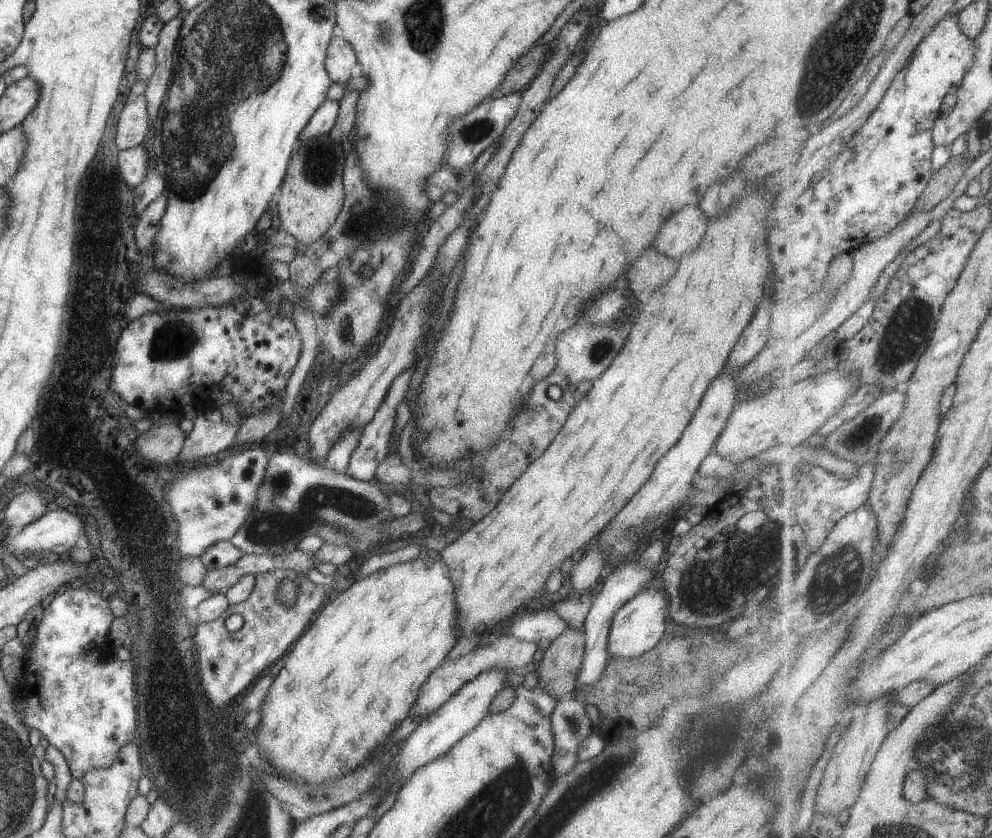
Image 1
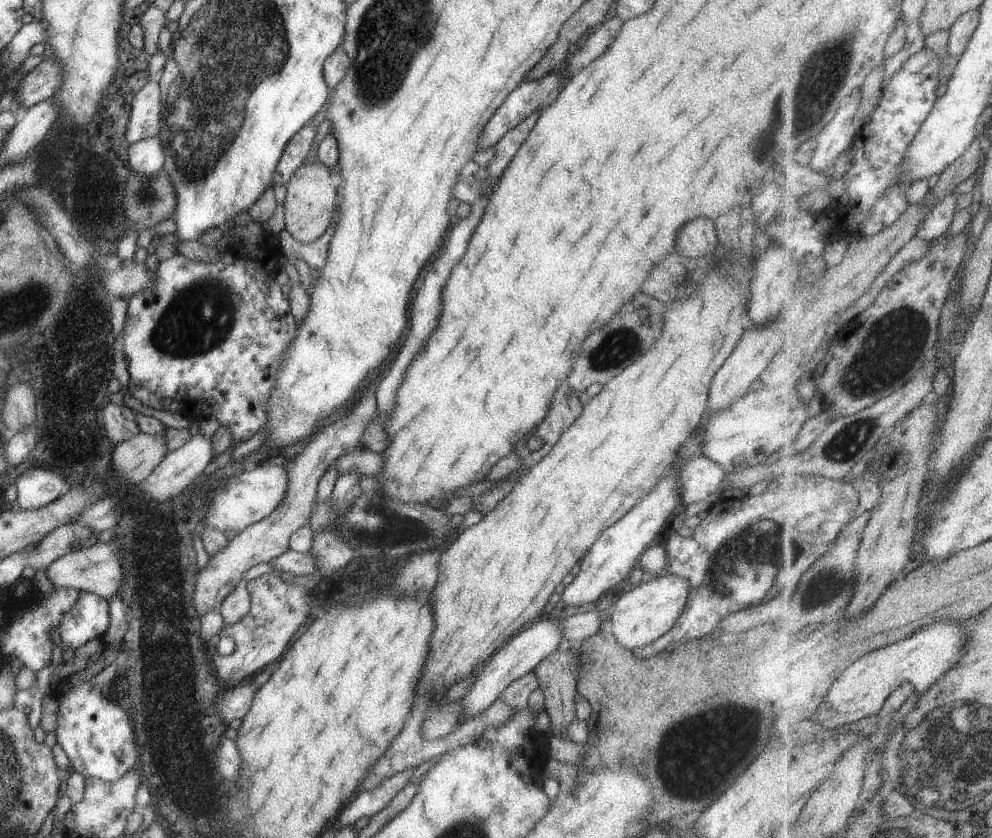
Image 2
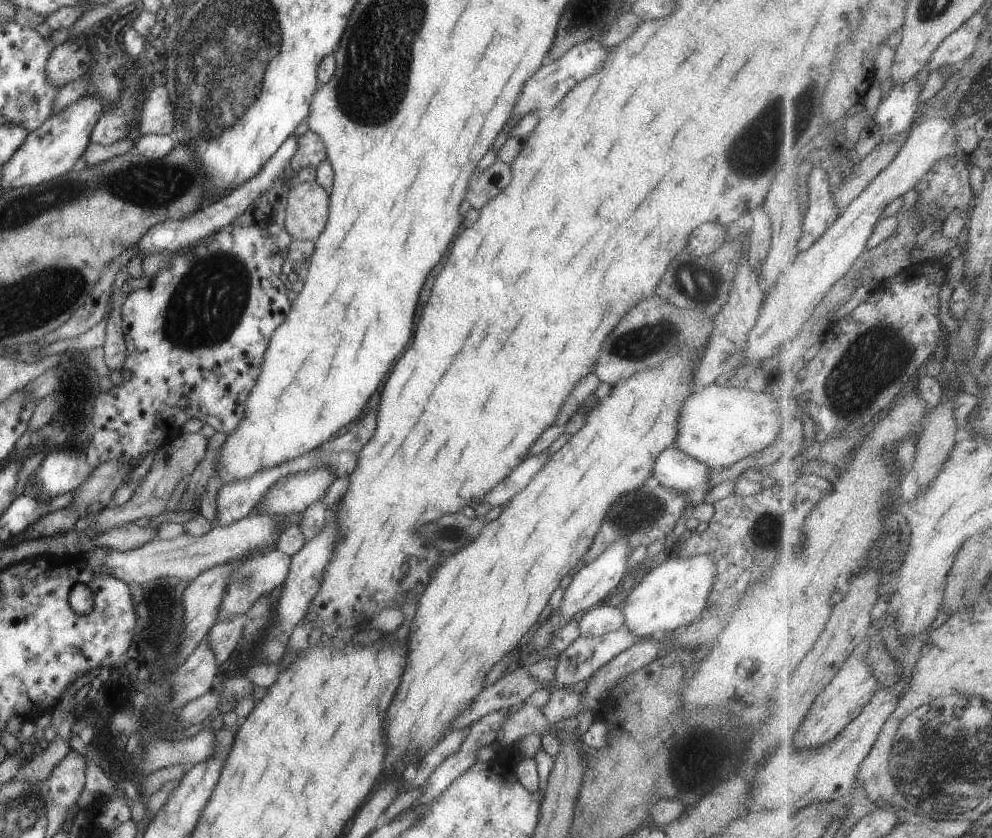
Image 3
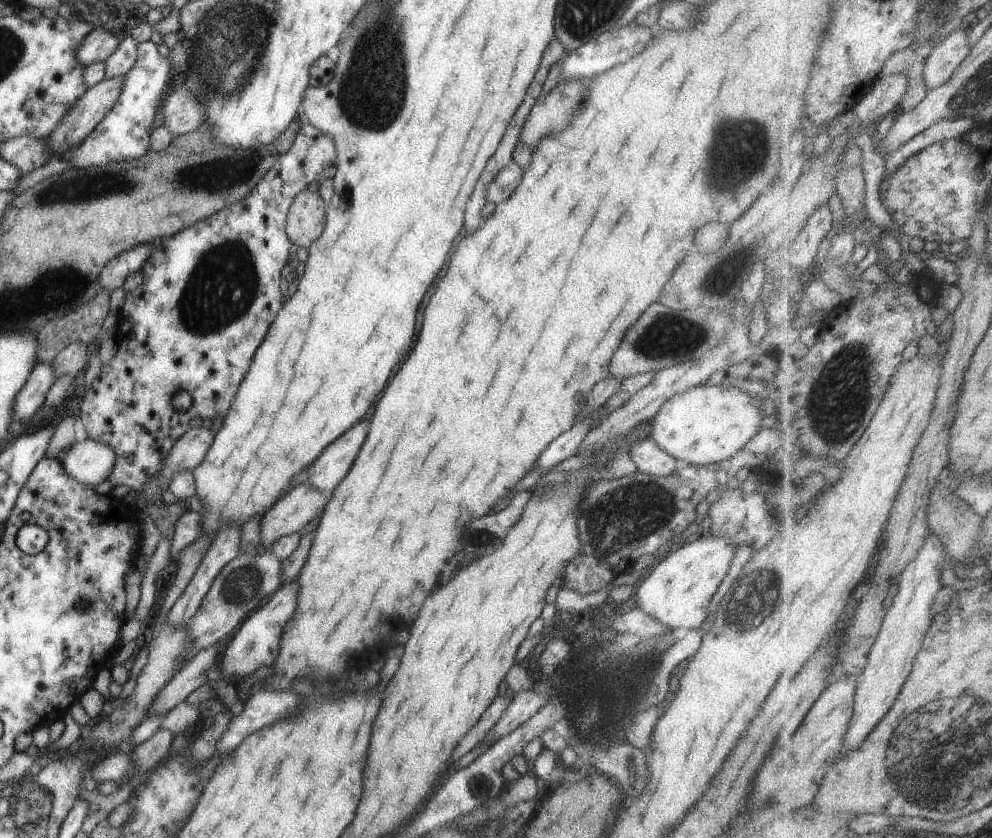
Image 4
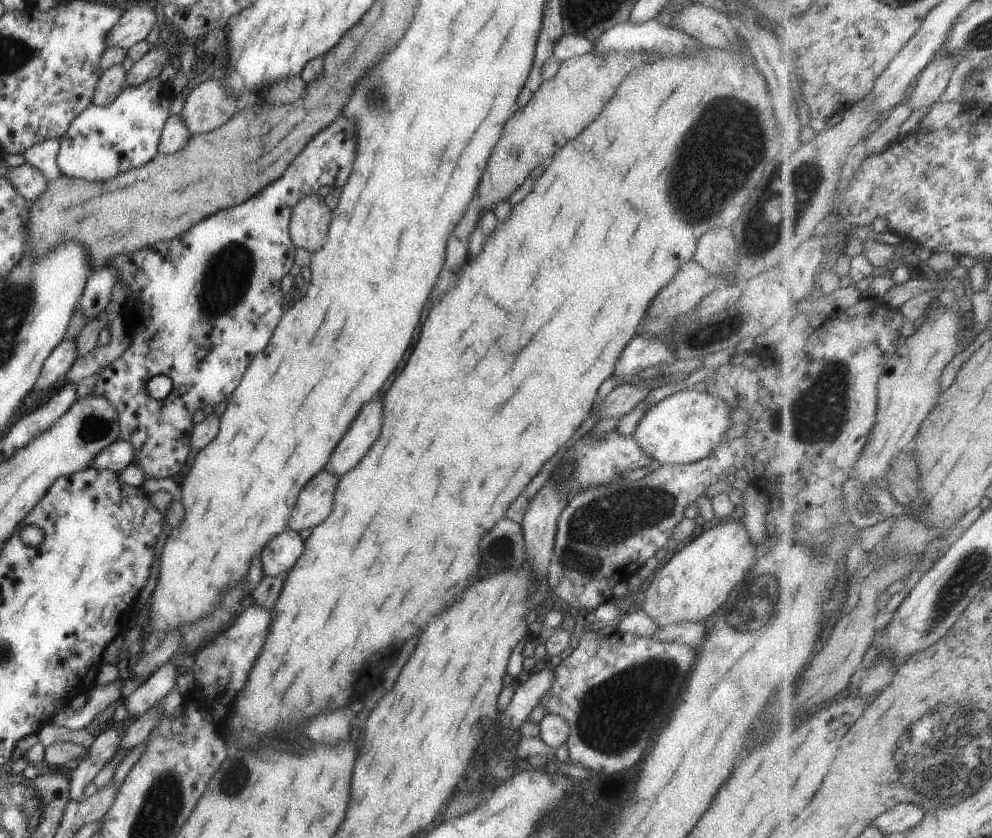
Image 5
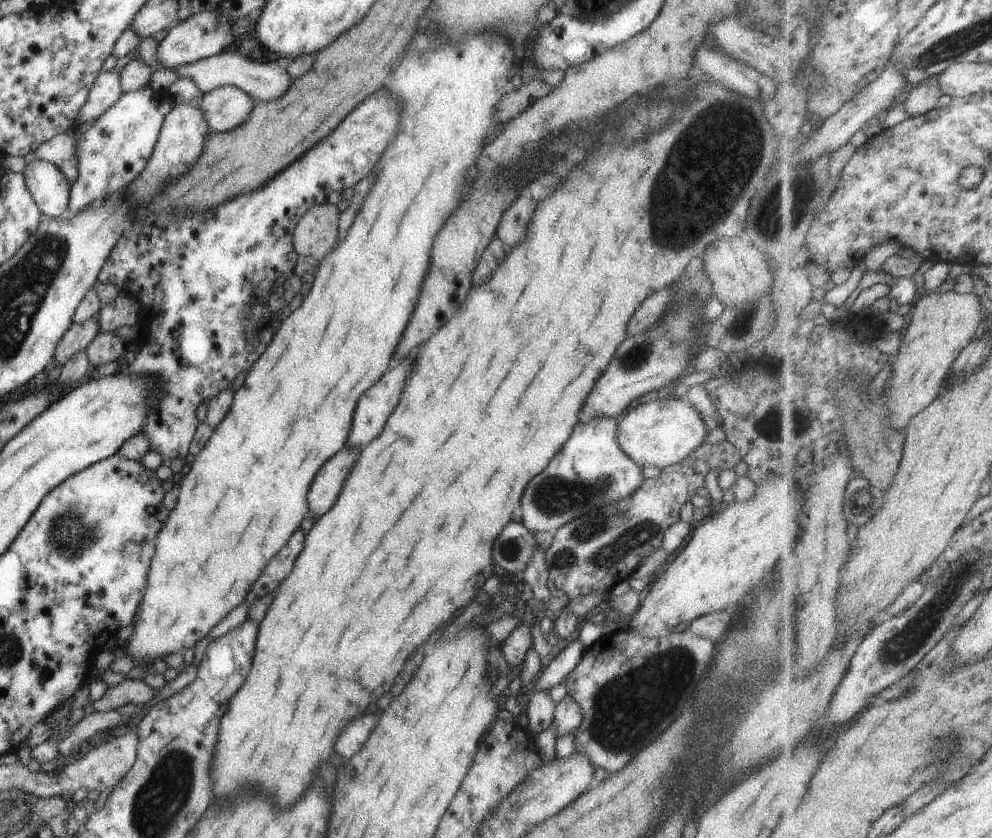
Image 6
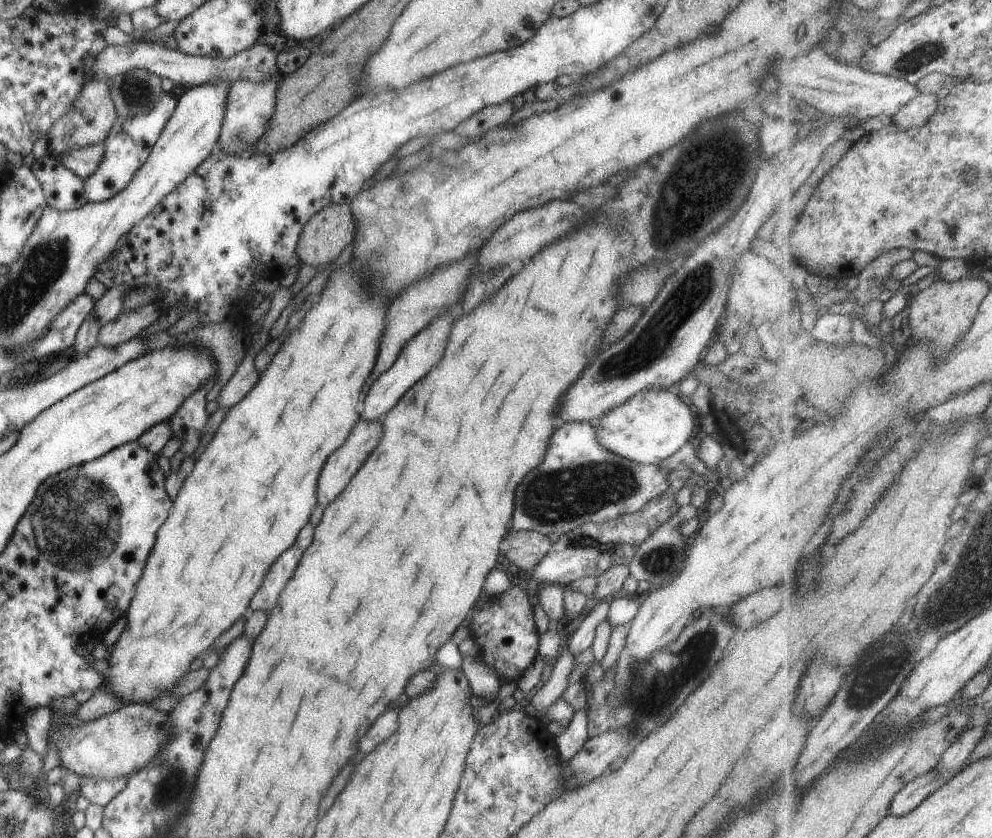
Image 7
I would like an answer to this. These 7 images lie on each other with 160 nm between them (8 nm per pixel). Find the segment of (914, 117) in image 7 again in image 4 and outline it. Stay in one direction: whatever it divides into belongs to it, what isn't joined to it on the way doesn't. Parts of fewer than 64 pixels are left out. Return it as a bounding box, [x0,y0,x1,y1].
[924,26,971,91]

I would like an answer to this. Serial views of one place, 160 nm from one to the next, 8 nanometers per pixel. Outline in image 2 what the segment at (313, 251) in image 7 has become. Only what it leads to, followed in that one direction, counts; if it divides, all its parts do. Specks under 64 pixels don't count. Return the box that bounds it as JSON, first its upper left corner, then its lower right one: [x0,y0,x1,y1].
[284,160,336,243]

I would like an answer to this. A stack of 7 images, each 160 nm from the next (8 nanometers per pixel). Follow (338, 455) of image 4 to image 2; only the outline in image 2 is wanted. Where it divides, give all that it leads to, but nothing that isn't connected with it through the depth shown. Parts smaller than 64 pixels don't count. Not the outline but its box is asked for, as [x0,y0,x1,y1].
[204,462,286,532]

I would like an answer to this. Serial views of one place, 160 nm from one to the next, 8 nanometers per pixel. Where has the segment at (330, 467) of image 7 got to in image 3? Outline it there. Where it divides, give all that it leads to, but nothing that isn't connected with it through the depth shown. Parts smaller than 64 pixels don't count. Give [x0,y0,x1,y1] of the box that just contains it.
[81,515,285,586]

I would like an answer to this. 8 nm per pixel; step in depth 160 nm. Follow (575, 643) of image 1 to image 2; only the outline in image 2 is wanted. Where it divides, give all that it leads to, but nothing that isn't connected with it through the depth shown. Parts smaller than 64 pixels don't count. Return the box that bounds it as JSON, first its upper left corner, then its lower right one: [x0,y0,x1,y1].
[531,647,579,740]

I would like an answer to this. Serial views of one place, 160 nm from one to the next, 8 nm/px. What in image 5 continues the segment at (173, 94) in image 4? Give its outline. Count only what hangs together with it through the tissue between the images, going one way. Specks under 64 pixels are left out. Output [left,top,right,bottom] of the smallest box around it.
[178,79,240,135]

